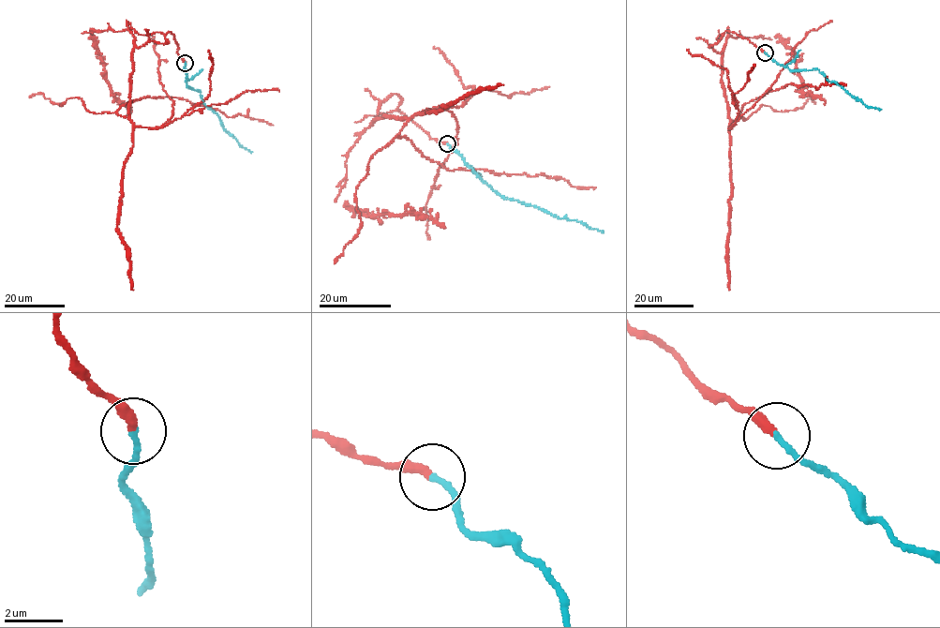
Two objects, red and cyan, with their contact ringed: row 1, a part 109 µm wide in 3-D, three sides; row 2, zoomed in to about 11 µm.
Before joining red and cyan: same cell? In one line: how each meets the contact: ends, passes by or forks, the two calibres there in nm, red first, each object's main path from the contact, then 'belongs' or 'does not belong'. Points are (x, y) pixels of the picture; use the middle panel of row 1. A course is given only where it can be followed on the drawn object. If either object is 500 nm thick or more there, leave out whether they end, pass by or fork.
red ends | cyan ends | 320/200 nm | red via (447, 143), (399, 112), (397, 95), (379, 106), (374, 120), (406, 117), (396, 135), (448, 170), (596, 186) | cyan via (447, 143), (461, 156), (464, 163), (506, 199), (533, 205), (558, 217), (577, 220), (604, 232) | belongs

